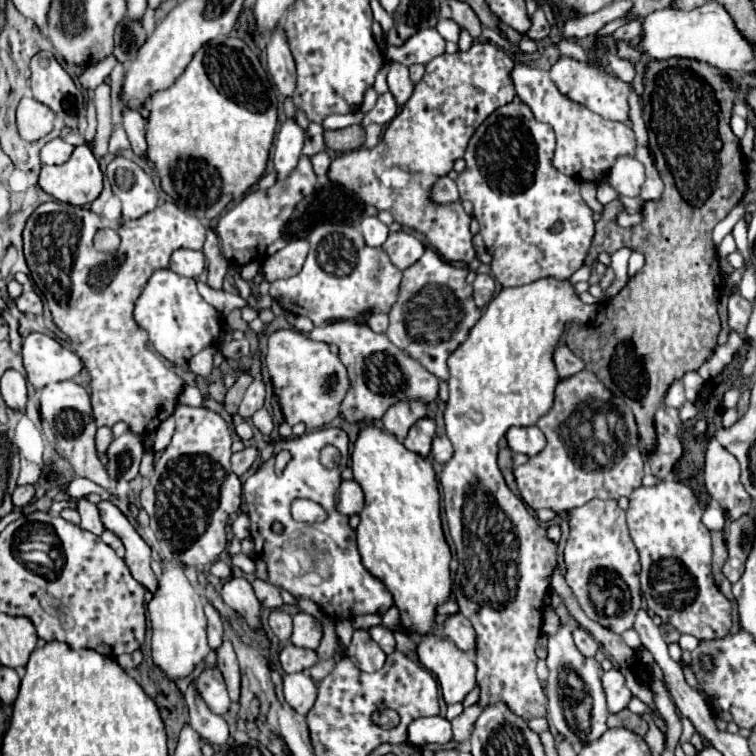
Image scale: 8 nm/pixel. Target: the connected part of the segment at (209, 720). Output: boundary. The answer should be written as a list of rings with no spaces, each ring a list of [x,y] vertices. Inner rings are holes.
[[[194,684],[188,686],[186,690],[186,704],[190,710],[190,726],[206,740],[208,744],[226,744],[228,740],[228,724],[222,716],[210,712],[198,692],[194,692]]]

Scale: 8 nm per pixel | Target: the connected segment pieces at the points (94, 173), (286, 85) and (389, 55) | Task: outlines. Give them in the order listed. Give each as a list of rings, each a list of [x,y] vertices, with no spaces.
[[[78,146],[70,160],[60,164],[60,166],[42,166],[40,172],[40,188],[44,192],[48,192],[50,196],[54,196],[60,202],[72,204],[72,206],[84,206],[92,200],[96,200],[102,192],[102,170],[98,166],[98,160],[94,158],[92,150],[88,146]]]
[[[278,24],[270,32],[266,50],[268,50],[268,72],[270,72],[272,80],[274,80],[274,84],[278,86],[278,90],[284,96],[292,96],[294,94],[296,68],[294,68],[288,38],[286,38],[286,32],[284,32],[282,24]]]
[[[426,28],[410,36],[402,46],[386,46],[386,62],[410,64],[428,64],[432,58],[444,54],[444,38],[436,28]]]

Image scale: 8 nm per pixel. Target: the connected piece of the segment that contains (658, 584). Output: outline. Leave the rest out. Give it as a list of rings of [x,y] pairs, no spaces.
[[[658,482],[652,488],[640,486],[630,494],[630,506],[626,510],[630,538],[640,552],[640,588],[648,602],[648,608],[662,618],[662,622],[672,624],[680,634],[692,634],[698,640],[724,638],[732,628],[732,604],[718,590],[712,578],[710,558],[710,530],[702,524],[702,508],[698,506],[694,492],[680,482]]]

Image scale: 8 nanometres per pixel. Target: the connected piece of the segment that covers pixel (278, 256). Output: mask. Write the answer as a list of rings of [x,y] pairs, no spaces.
[[[305,238],[290,240],[282,250],[278,250],[276,254],[268,256],[262,262],[262,266],[260,266],[260,270],[252,282],[260,284],[260,282],[274,282],[280,278],[296,276],[302,270],[308,248],[310,246],[308,246],[308,240]]]

